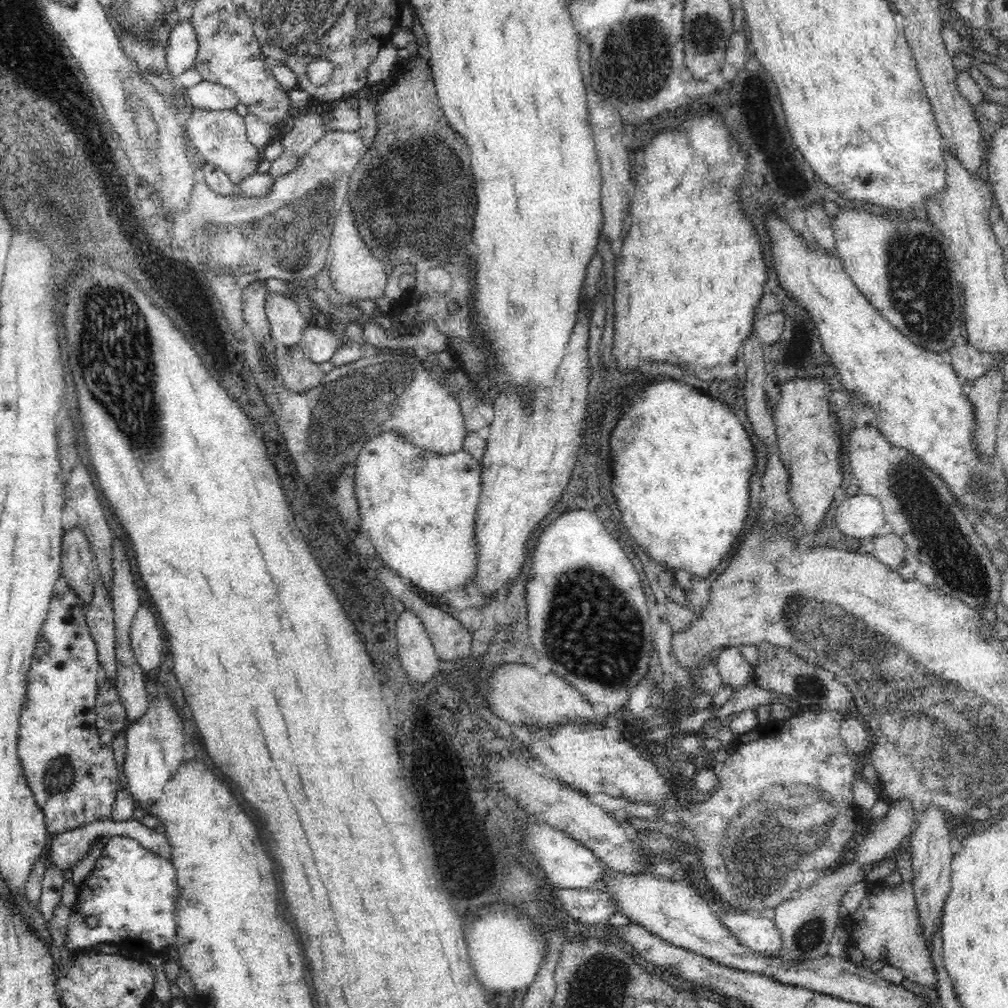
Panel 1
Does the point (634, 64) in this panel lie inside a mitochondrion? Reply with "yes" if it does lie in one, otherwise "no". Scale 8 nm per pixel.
yes

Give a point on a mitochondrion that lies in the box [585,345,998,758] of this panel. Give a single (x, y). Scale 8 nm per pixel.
(928, 516)

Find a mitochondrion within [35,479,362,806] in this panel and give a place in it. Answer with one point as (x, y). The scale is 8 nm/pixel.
(58, 773)

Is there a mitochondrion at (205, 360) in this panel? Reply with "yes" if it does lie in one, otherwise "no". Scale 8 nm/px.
no

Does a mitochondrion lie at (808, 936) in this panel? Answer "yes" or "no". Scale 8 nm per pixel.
yes

